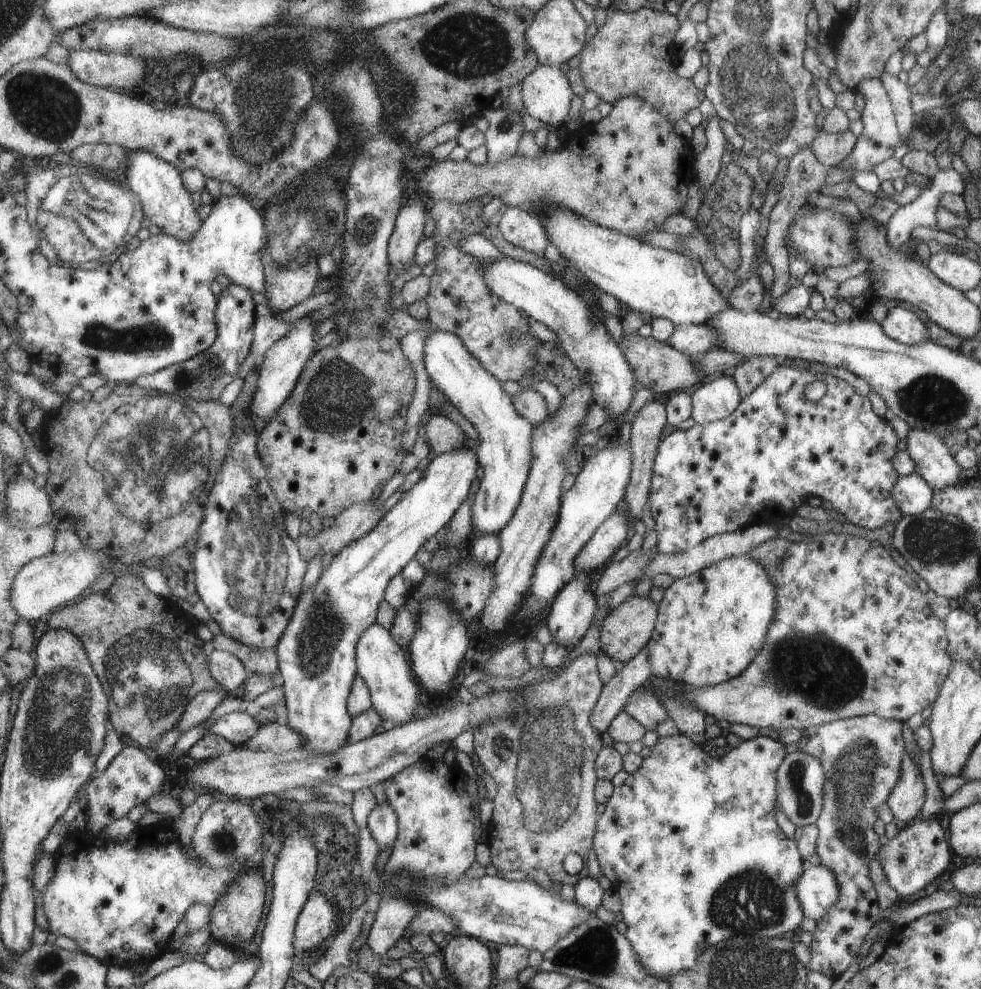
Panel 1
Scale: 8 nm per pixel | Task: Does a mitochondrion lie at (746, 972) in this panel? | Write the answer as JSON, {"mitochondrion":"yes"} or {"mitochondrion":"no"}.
{"mitochondrion":"yes"}

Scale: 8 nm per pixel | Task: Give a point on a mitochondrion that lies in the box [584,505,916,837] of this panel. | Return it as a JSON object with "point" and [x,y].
{"point":[829,678]}

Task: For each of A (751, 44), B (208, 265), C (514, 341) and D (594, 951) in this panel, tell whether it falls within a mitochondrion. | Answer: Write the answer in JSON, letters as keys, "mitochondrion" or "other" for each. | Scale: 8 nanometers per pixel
{"A":"mitochondrion","B":"other","C":"mitochondrion","D":"mitochondrion"}

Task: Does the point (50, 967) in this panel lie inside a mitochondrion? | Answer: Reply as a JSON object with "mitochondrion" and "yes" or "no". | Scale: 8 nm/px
{"mitochondrion":"yes"}

